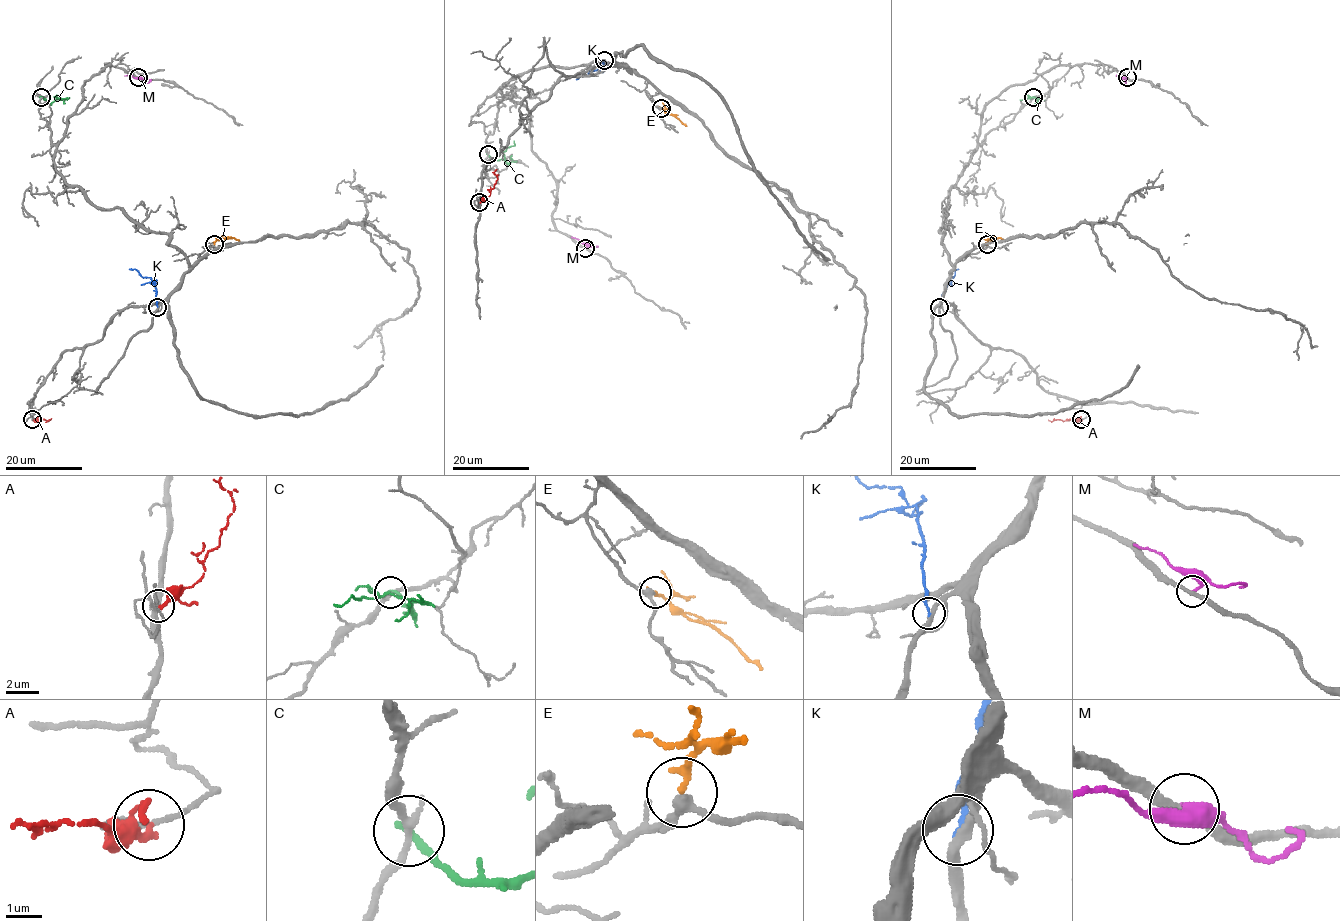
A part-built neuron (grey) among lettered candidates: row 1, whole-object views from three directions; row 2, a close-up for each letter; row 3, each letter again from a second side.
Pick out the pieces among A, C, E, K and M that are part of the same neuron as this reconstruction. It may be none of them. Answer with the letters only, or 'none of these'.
E, M

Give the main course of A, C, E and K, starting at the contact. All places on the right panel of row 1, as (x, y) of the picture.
A: (1081, 419), (1048, 419)
C: (1033, 97), (1039, 102), (1032, 97), (1020, 100)
E: (987, 245), (989, 240), (996, 238), (1005, 241)
K: (939, 307), (947, 282), (958, 269)

